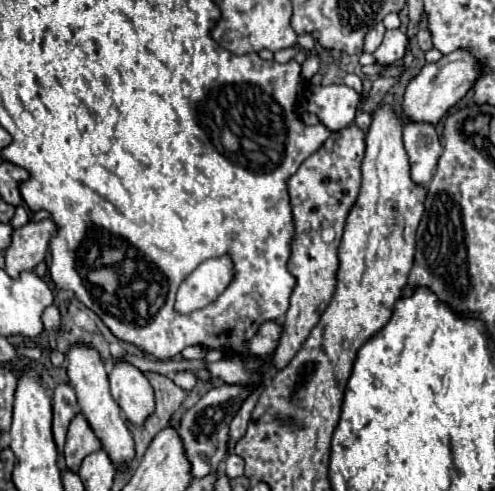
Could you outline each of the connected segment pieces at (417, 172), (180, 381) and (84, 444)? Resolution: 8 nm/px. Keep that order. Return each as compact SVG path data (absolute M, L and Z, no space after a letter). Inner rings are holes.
M407 122L403 126L403 142L409 154L411 180L419 186L427 186L441 156L441 142L435 128L431 124Z
M187 370L177 372L177 374L173 376L173 382L175 382L177 386L181 386L183 390L191 390L191 388L195 386L195 374L193 374L193 372L187 372Z
M79 412L71 420L69 432L67 432L67 442L65 442L65 462L67 462L67 468L77 472L81 460L87 454L97 452L99 448L101 448L101 440L95 436L95 432L89 426L87 418Z

